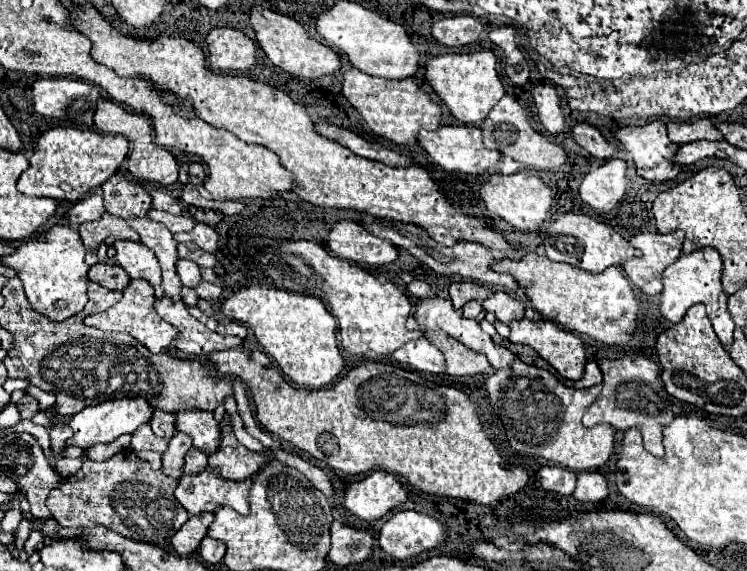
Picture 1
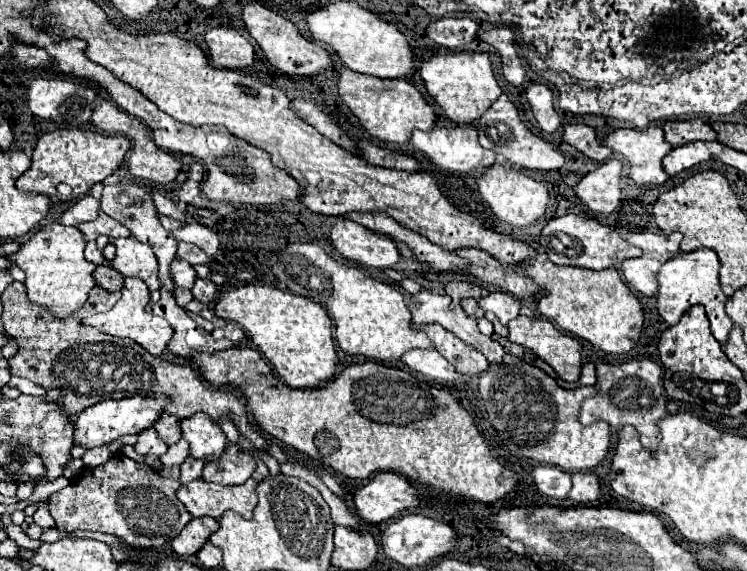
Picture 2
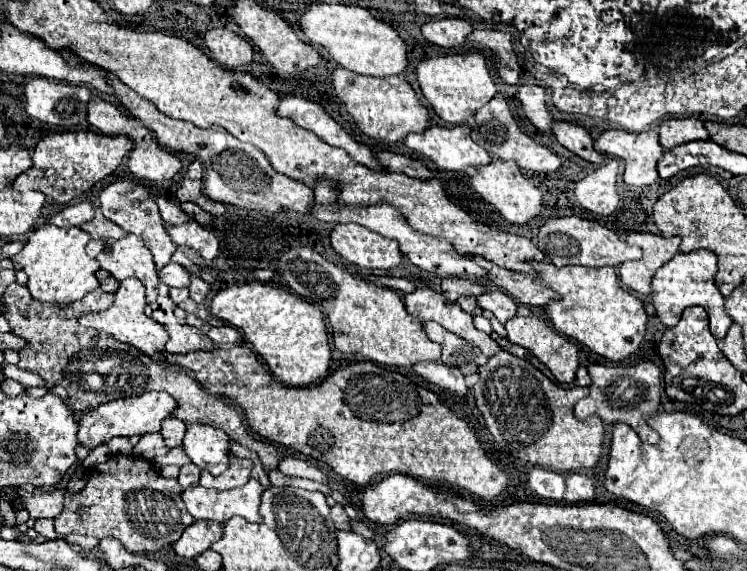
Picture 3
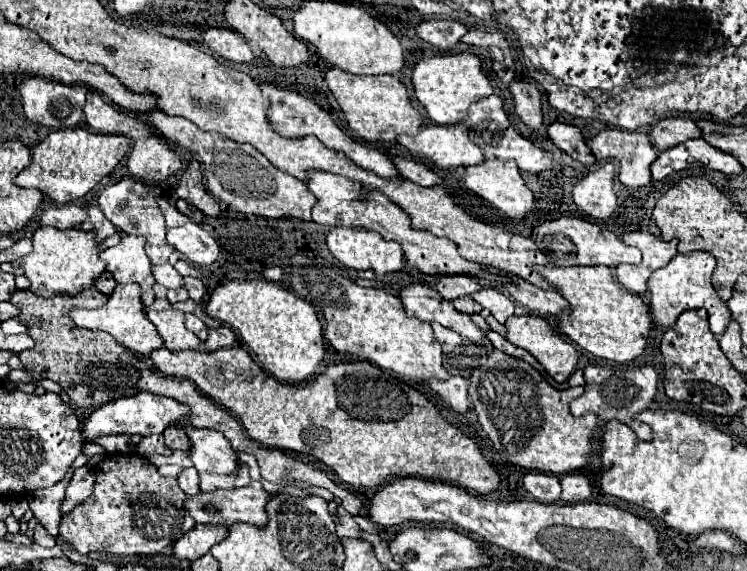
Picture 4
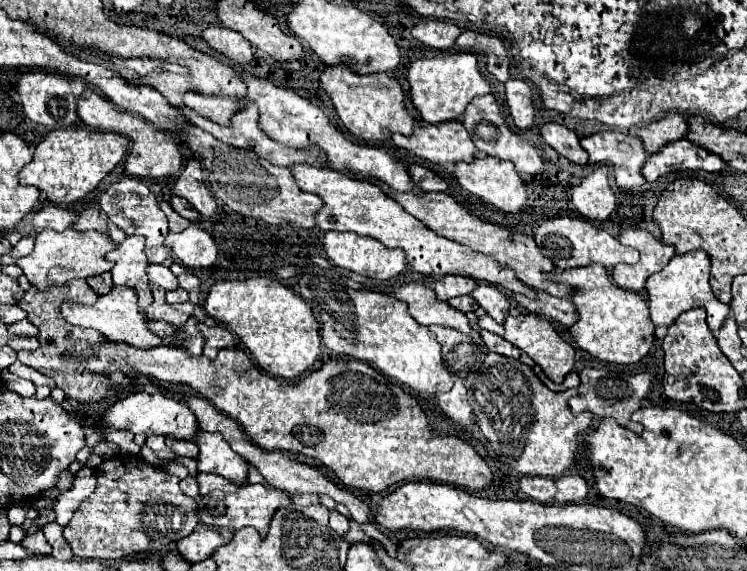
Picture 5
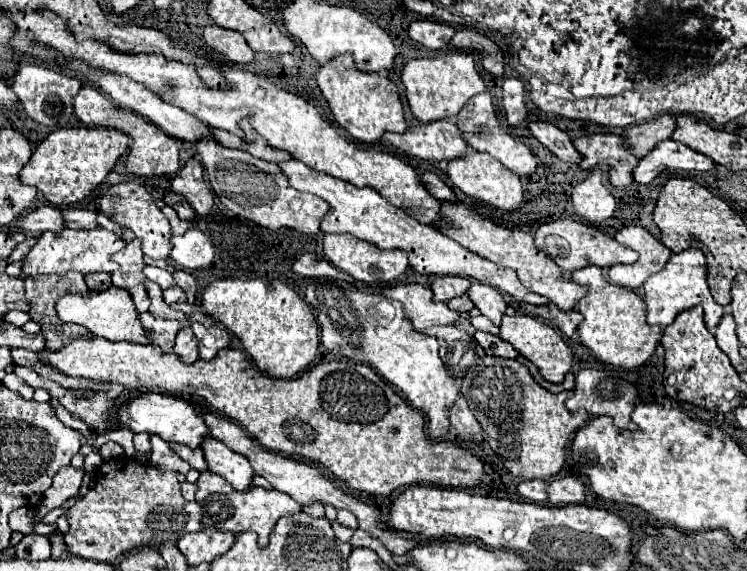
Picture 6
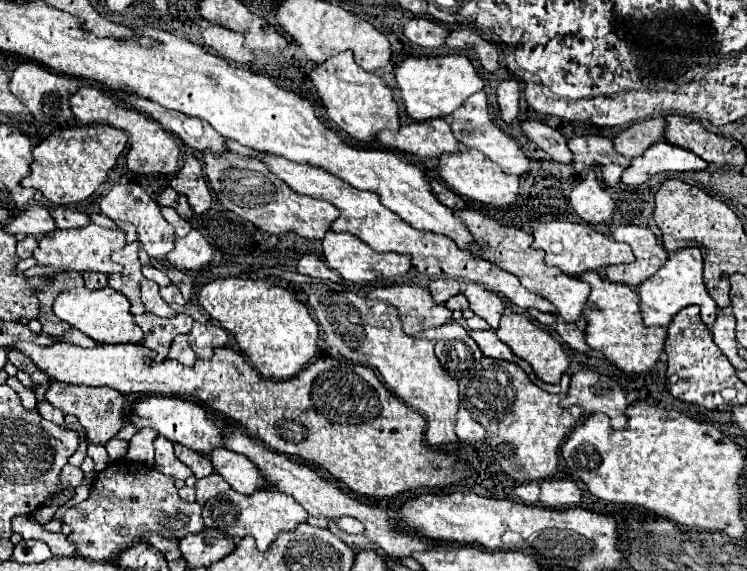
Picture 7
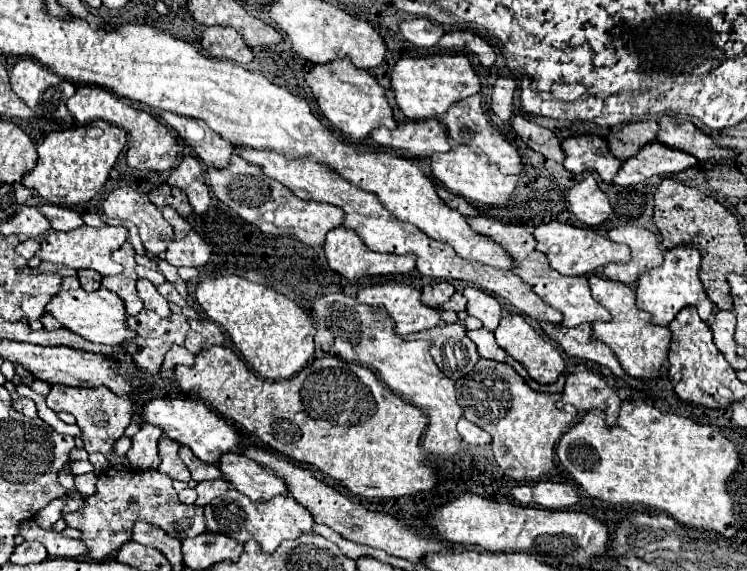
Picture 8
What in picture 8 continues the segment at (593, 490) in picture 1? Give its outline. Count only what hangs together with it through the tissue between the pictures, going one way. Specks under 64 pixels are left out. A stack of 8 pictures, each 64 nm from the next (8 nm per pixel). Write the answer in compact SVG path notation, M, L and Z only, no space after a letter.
M538 482L532 486L534 498L532 502L536 506L548 508L548 510L562 510L570 508L578 502L576 490L570 484L556 484L556 482Z

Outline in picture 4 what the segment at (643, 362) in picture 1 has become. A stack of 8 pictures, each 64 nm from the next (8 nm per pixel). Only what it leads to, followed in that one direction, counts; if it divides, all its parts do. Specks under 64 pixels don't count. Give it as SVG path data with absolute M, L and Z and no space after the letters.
M588 366L584 368L584 394L570 402L570 412L574 416L582 416L586 412L594 412L600 420L618 420L630 426L640 440L652 440L652 430L644 424L634 420L634 414L646 410L656 394L658 374L652 366L636 366L630 370L612 370L602 366Z

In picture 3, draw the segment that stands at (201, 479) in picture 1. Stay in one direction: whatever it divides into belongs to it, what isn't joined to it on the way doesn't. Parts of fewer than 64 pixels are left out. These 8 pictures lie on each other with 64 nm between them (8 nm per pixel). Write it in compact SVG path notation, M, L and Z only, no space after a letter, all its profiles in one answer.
M250 480L246 486L232 490L208 490L194 486L182 492L182 500L194 520L226 522L232 516L242 516L248 522L258 522L262 492L264 486L258 480Z

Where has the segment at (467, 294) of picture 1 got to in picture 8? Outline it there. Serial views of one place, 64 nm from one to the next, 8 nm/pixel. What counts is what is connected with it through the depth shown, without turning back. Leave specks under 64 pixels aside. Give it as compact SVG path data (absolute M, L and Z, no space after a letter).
M438 282L438 284L430 284L422 288L422 302L426 306L432 308L440 308L440 304L444 304L452 294L454 294L454 286L450 282Z

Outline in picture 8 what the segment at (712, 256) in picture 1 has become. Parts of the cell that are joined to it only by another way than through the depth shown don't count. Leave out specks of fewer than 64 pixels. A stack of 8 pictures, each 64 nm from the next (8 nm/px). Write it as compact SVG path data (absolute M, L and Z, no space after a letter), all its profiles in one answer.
M678 246L672 250L666 250L664 262L648 272L644 272L638 282L636 282L636 306L644 312L650 312L654 316L654 322L658 326L668 326L674 316L686 308L686 306L696 306L698 314L702 320L708 320L712 314L712 302L704 294L702 282L698 278L698 268L700 268L700 252L690 246Z

